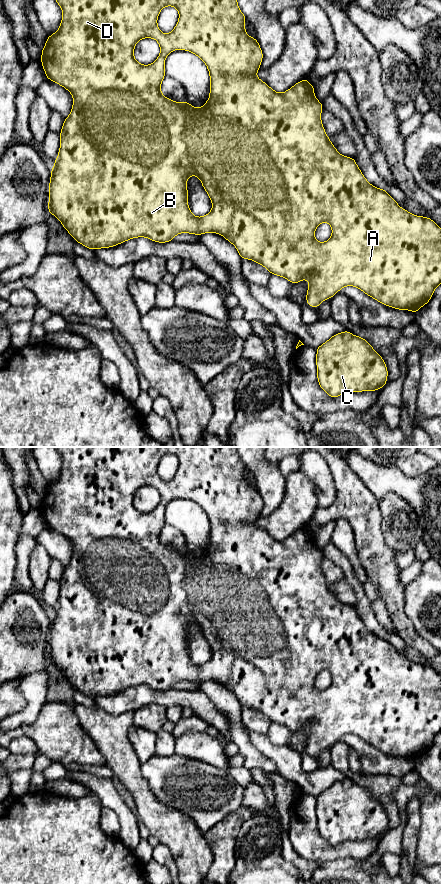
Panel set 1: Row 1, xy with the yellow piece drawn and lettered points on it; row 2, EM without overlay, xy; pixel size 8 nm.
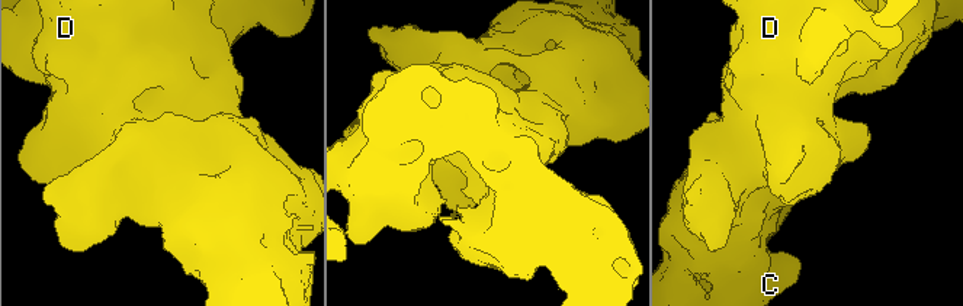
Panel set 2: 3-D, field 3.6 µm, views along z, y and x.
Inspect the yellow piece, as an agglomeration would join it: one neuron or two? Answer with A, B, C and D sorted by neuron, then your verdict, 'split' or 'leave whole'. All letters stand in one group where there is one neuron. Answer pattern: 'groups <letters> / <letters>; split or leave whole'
groups A B C D; leave whole

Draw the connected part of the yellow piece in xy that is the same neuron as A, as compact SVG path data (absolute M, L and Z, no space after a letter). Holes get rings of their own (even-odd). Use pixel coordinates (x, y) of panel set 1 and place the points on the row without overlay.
M54 447L58 453L61 455L63 464L59 474L59 477L52 483L49 483L45 494L42 496L41 502L41 511L42 515L46 521L46 527L49 527L58 533L64 535L68 538L73 545L73 553L69 564L64 567L62 577L60 579L60 596L58 600L57 607L54 609L54 615L51 617L51 625L49 630L49 649L48 649L48 660L54 663L58 668L61 669L61 673L67 678L67 680L74 686L75 690L82 692L84 695L91 698L110 696L116 693L119 693L123 690L126 690L133 686L145 685L157 691L167 691L173 689L173 686L180 681L189 681L194 683L203 683L205 681L216 681L222 683L228 690L233 692L241 707L252 708L263 715L265 715L272 723L281 724L287 727L292 732L300 731L303 727L308 728L308 738L306 741L306 750L307 753L312 756L317 756L324 748L331 747L337 740L339 740L345 734L354 734L363 739L366 743L377 748L385 754L392 755L398 758L408 758L412 759L415 762L418 758L426 753L433 744L434 738L441 732L441 676L429 665L417 664L411 662L406 657L401 656L395 647L390 644L386 638L378 637L377 635L370 632L367 627L364 625L363 621L357 614L357 611L354 606L341 603L335 594L331 591L328 583L325 580L324 574L321 569L321 560L323 558L322 550L318 549L315 545L314 538L315 535L310 532L310 530L305 526L297 530L294 534L289 536L283 541L278 541L269 535L264 529L260 528L256 522L260 517L261 510L263 508L263 500L261 495L255 486L250 485L245 479L245 468L246 464L240 459L237 447ZM166 454L173 454L179 460L179 467L175 476L168 482L164 482L160 479L157 473L157 467L160 459ZM144 486L153 486L155 487L160 494L160 502L158 506L150 513L142 513L137 510L134 506L134 496L136 491ZM174 498L185 498L192 500L198 504L207 514L210 524L210 533L209 533L209 547L201 556L193 555L187 548L184 551L179 551L174 548L166 546L161 541L161 531L165 524L165 507L166 505ZM192 623L197 624L203 636L207 640L211 650L212 658L205 664L197 665L194 664L189 656L187 646L187 627ZM323 670L330 672L332 677L332 683L329 688L320 691L315 687L315 678L318 673Z

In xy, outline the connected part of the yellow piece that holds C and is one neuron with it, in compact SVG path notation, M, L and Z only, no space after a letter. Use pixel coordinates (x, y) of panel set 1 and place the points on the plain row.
M348 778L333 783L316 800L318 831L331 846L377 839L387 831L388 817L380 802Z

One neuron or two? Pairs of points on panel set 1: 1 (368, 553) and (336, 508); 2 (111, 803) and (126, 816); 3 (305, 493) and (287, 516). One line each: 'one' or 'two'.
1: one
2: one
3: one

